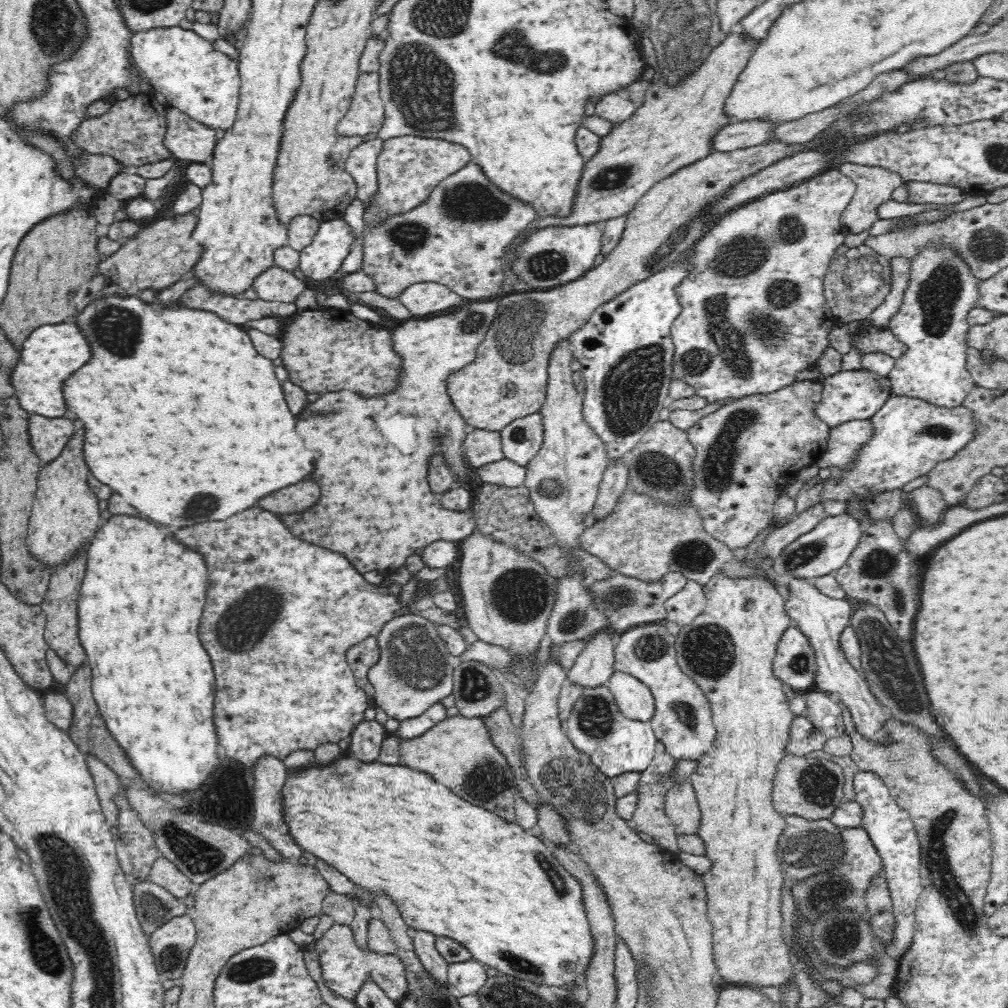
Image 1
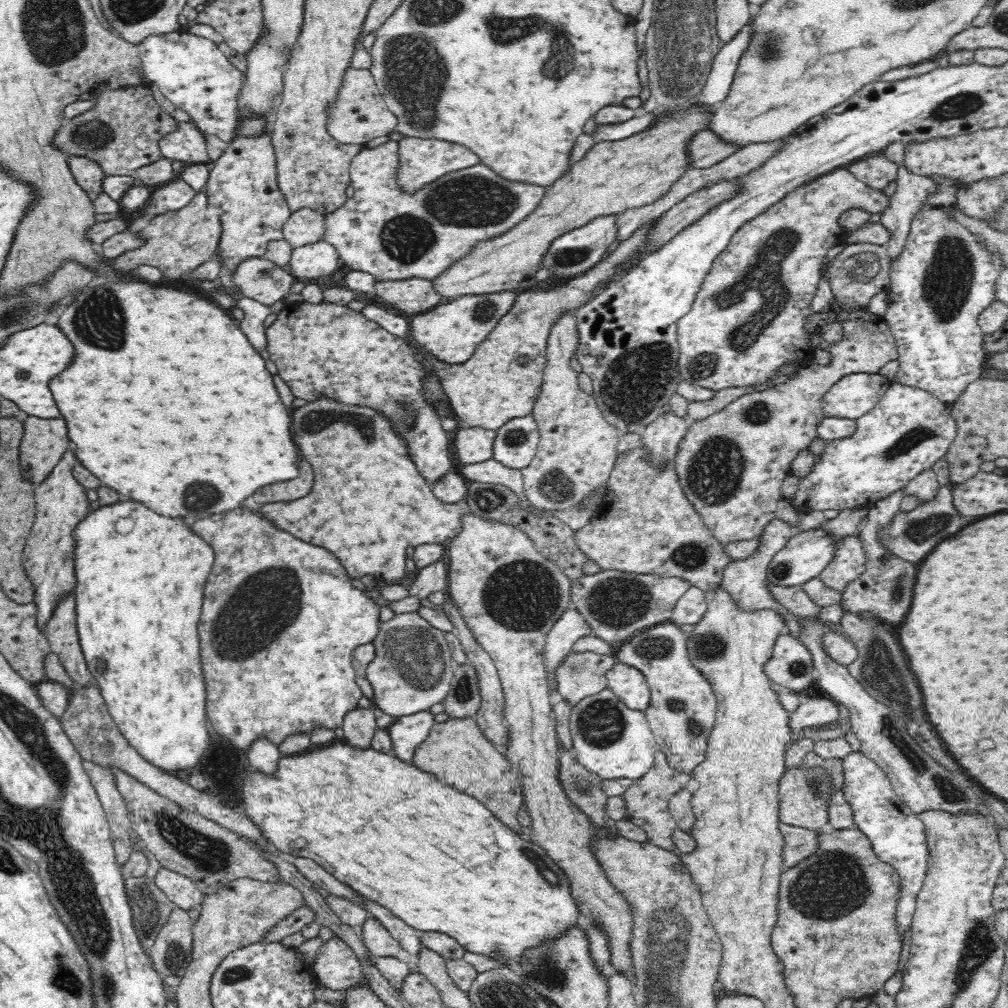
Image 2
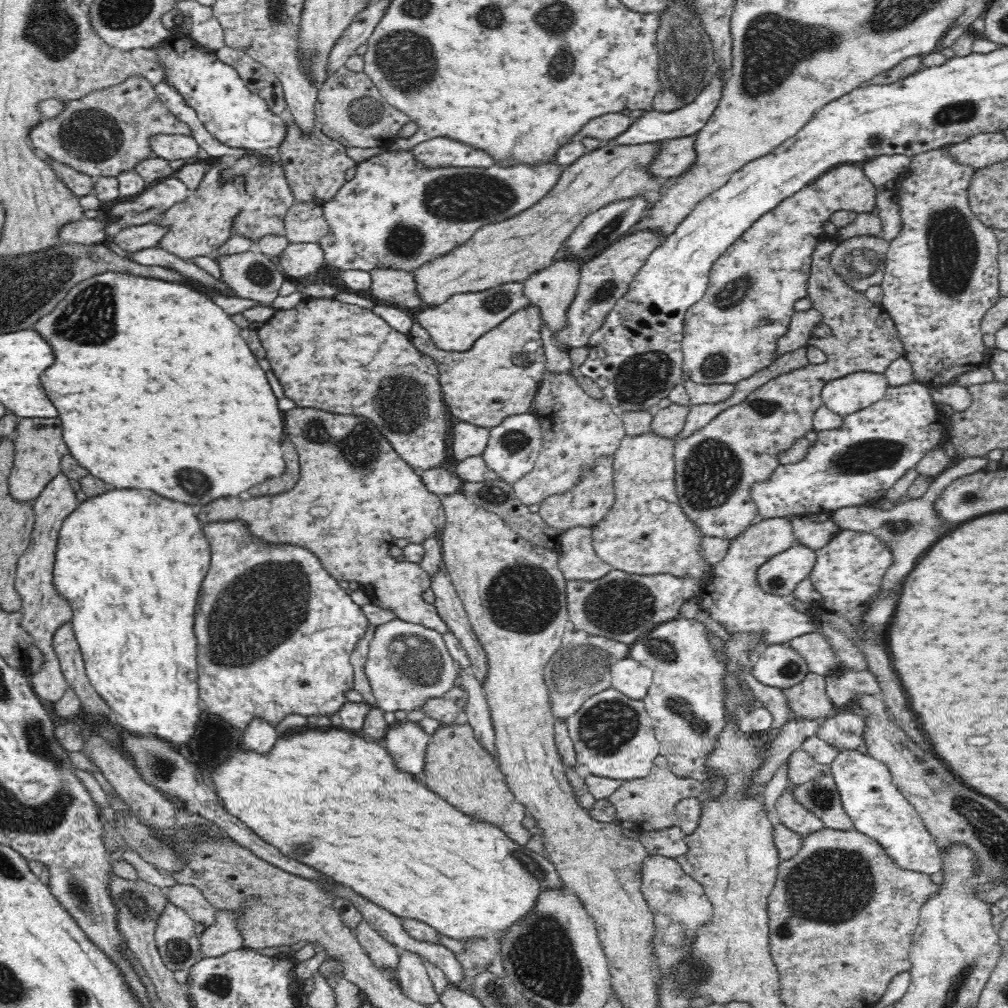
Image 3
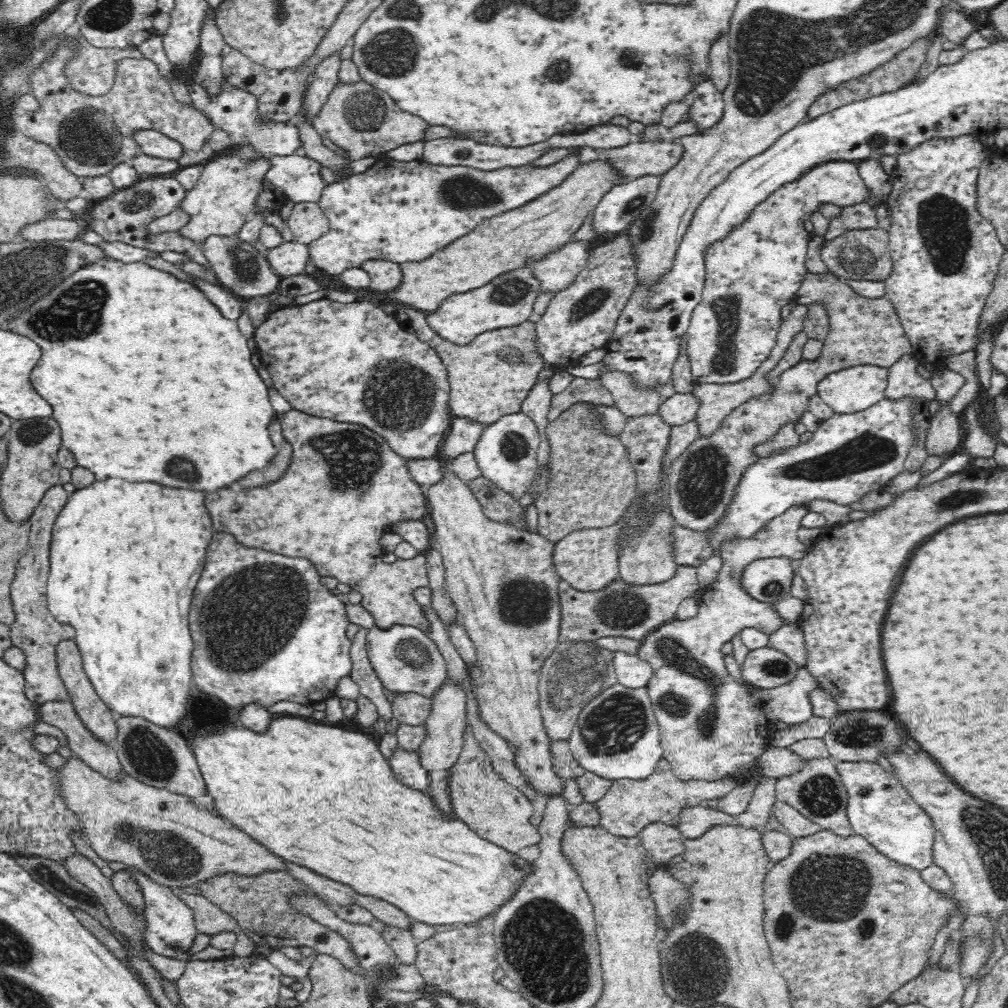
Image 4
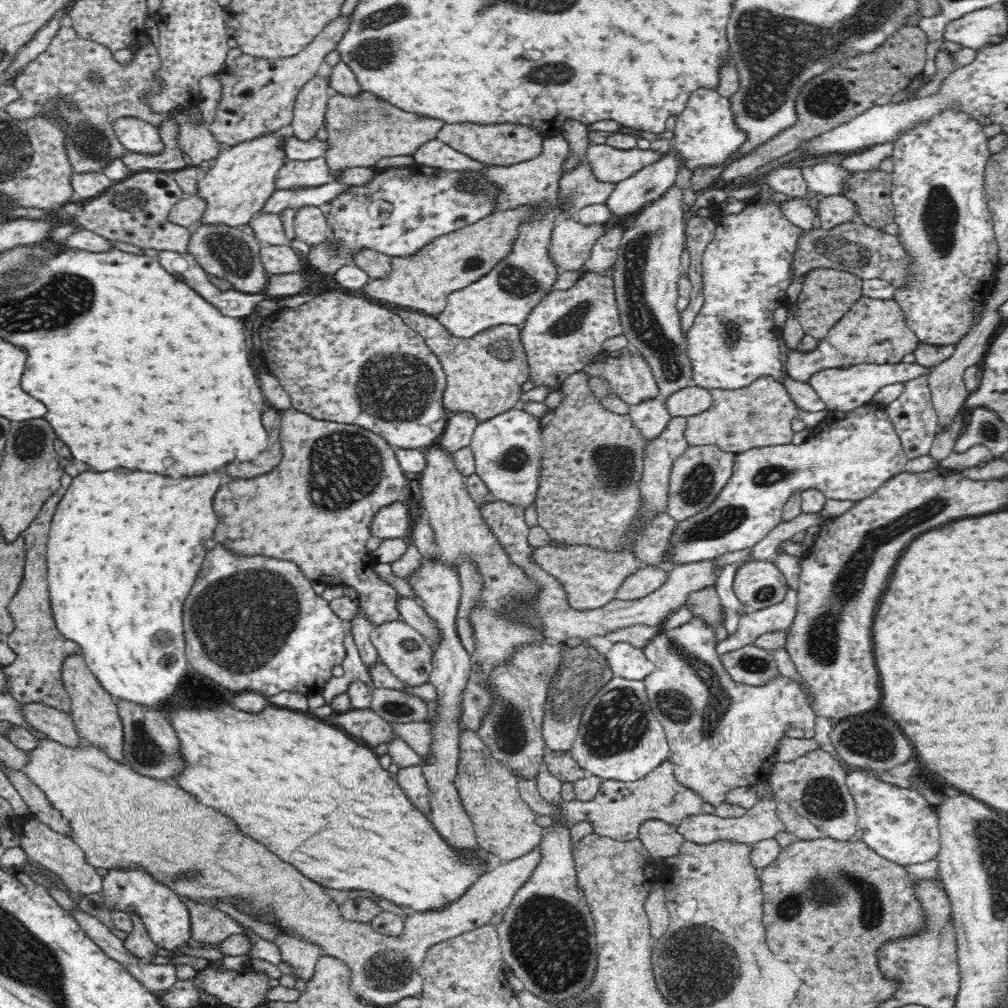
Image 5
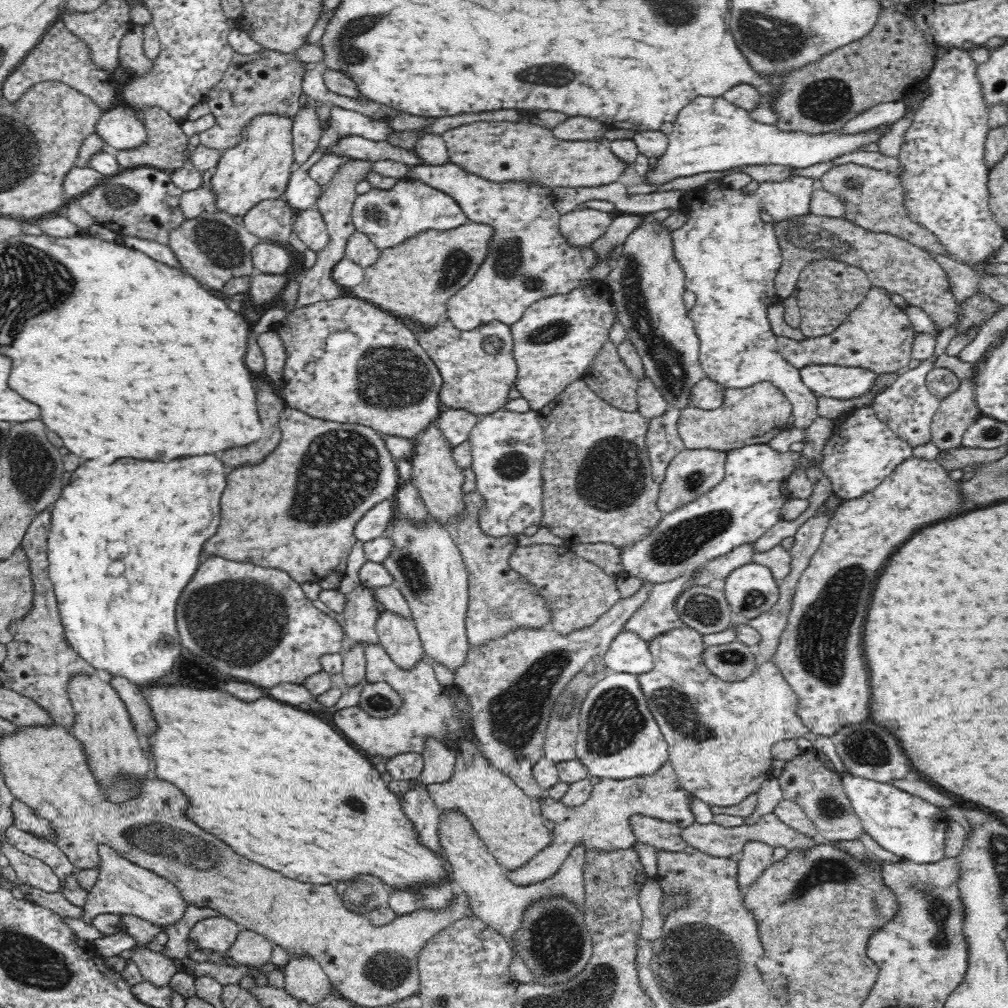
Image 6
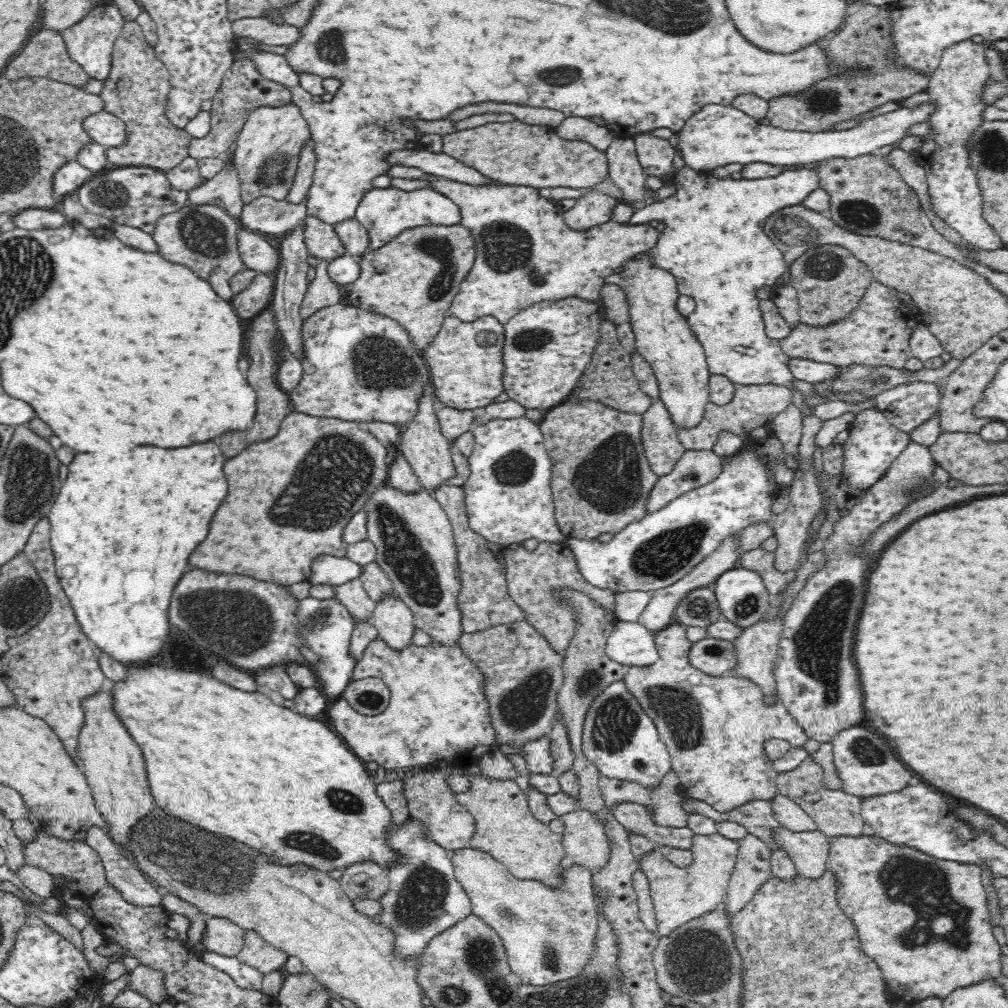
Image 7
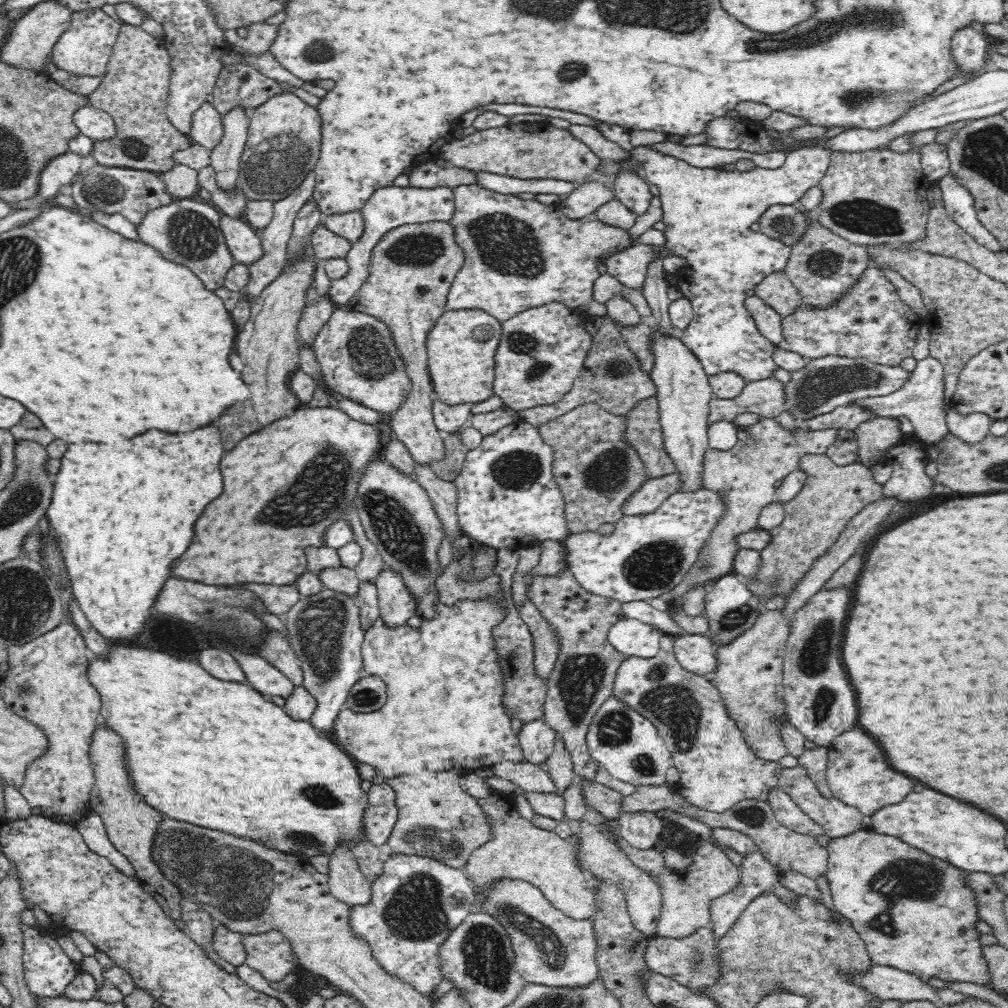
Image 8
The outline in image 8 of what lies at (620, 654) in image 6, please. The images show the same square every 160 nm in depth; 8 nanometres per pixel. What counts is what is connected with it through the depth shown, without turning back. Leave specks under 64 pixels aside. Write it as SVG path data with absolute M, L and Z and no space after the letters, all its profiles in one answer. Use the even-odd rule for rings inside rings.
M624 618L610 627L607 639L614 648L628 656L641 656L644 660L658 654L662 631L650 624Z

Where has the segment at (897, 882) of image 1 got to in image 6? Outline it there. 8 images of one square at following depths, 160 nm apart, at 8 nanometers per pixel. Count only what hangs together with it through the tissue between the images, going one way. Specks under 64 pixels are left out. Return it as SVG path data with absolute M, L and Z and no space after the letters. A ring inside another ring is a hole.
M842 772L841 783L850 799L853 809L860 817L863 829L868 832L884 850L901 859L912 862L935 863L946 856L946 828L950 820L934 804L918 798L891 784L863 779Z

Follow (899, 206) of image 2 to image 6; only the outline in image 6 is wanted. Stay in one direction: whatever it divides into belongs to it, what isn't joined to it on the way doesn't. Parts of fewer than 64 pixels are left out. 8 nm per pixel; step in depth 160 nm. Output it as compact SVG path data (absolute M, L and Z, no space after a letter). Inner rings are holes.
M794 175L778 182L758 182L758 187L752 192L725 185L711 187L710 190L703 187L692 188L686 190L686 194L682 196L681 210L684 210L686 222L680 228L670 231L672 253L685 274L685 290L696 295L695 305L688 314L700 339L699 362L705 376L721 384L724 389L748 388L766 381L785 394L793 406L791 416L794 428L790 432L784 430L776 434L766 445L778 453L783 453L789 451L788 448L793 442L804 442L805 447L801 454L808 460L808 468L805 471L812 484L816 484L824 476L823 448L834 428L834 420L818 414L816 393L802 382L799 369L780 354L777 336L770 328L767 308L781 300L774 286L782 255L772 227L773 222L764 223L760 215L765 211L775 222L786 220L790 216L804 216L810 212L810 198L816 187L816 180Z

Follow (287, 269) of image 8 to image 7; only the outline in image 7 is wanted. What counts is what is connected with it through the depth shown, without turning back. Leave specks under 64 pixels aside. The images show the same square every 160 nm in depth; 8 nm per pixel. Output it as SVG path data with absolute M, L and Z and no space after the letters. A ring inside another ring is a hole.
M271 302L252 318L246 340L248 340L248 358L250 358L250 370L248 370L246 378L252 384L252 388L258 388L256 396L260 396L260 398L256 400L256 414L250 424L252 428L248 428L248 430L252 430L252 432L248 432L248 436L241 436L239 432L233 436L234 430L226 431L226 434L220 435L220 449L228 458L232 458L238 452L242 452L244 448L248 448L248 444L252 444L252 440L268 440L268 438L276 436L283 418L292 411L289 393L280 388L277 383L277 368L281 363L279 350L284 347L284 344L282 343L281 330L277 325L275 309Z

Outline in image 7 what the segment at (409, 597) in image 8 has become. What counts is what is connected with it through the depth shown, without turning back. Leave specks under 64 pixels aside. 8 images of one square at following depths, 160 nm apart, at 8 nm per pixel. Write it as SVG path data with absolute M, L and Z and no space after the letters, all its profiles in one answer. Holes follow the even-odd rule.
M394 592L384 594L375 602L369 622L378 629L379 637L393 650L402 650L412 642L415 627L412 612Z

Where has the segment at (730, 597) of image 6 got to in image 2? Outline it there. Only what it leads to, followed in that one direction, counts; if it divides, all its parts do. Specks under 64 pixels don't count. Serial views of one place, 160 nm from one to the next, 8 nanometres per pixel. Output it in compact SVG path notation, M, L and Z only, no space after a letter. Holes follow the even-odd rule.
M810 529L797 533L771 560L766 572L767 583L789 587L803 585L808 580L816 578L828 562L835 558L837 542L834 537L826 535L824 529Z

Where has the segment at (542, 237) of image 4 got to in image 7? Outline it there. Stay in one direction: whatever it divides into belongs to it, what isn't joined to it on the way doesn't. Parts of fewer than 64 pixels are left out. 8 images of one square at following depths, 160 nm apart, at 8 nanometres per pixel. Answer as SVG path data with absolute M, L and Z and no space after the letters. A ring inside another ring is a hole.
M460 223L452 226L426 225L408 228L394 236L388 244L367 252L359 259L360 275L348 285L348 302L359 309L388 316L398 322L408 332L414 349L422 354L441 329L460 282L466 279L475 258L476 251L470 230Z

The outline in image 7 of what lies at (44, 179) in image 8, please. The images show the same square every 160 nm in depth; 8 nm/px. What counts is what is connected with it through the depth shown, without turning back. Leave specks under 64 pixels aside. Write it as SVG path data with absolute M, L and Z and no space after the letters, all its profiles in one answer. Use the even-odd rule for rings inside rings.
M70 160L62 164L52 176L52 197L60 201L70 192L80 188L93 172L82 166L77 160Z

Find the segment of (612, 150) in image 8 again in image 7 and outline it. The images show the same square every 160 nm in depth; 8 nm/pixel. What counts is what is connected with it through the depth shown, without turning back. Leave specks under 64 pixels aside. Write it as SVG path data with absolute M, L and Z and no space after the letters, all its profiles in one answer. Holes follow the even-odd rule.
M566 117L562 124L554 128L558 136L565 140L578 140L590 144L593 148L606 152L616 137L613 131L600 126L587 118Z

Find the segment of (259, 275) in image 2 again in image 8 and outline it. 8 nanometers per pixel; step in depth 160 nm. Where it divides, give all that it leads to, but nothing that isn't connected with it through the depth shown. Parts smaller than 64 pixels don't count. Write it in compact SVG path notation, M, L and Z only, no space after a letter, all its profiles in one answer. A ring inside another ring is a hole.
M199 197L173 200L166 206L148 210L142 222L136 224L136 233L142 242L156 249L164 259L190 269L210 291L224 285L228 269L235 263L220 229L218 209Z

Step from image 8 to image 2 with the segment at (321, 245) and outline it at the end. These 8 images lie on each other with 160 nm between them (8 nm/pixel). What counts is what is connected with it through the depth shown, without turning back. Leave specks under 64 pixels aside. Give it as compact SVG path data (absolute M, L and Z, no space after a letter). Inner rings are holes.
M298 208L284 222L283 238L292 248L312 244L323 238L325 232L324 214L311 208Z

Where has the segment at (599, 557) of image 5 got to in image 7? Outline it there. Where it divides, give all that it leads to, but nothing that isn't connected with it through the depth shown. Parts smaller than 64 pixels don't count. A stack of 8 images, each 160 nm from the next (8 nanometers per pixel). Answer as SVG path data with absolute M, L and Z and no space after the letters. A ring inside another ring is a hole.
M540 542L540 546L534 552L527 552L522 544L510 545L506 548L504 563L509 595L524 611L525 622L542 634L550 643L550 647L558 653L566 650L568 642L574 636L577 613L572 607L566 607L554 599L554 595L552 595L554 588L579 590L593 598L606 610L615 610L615 594L611 590L596 588L588 583L582 577L582 573L578 571L574 554L568 547L562 548L560 544Z

